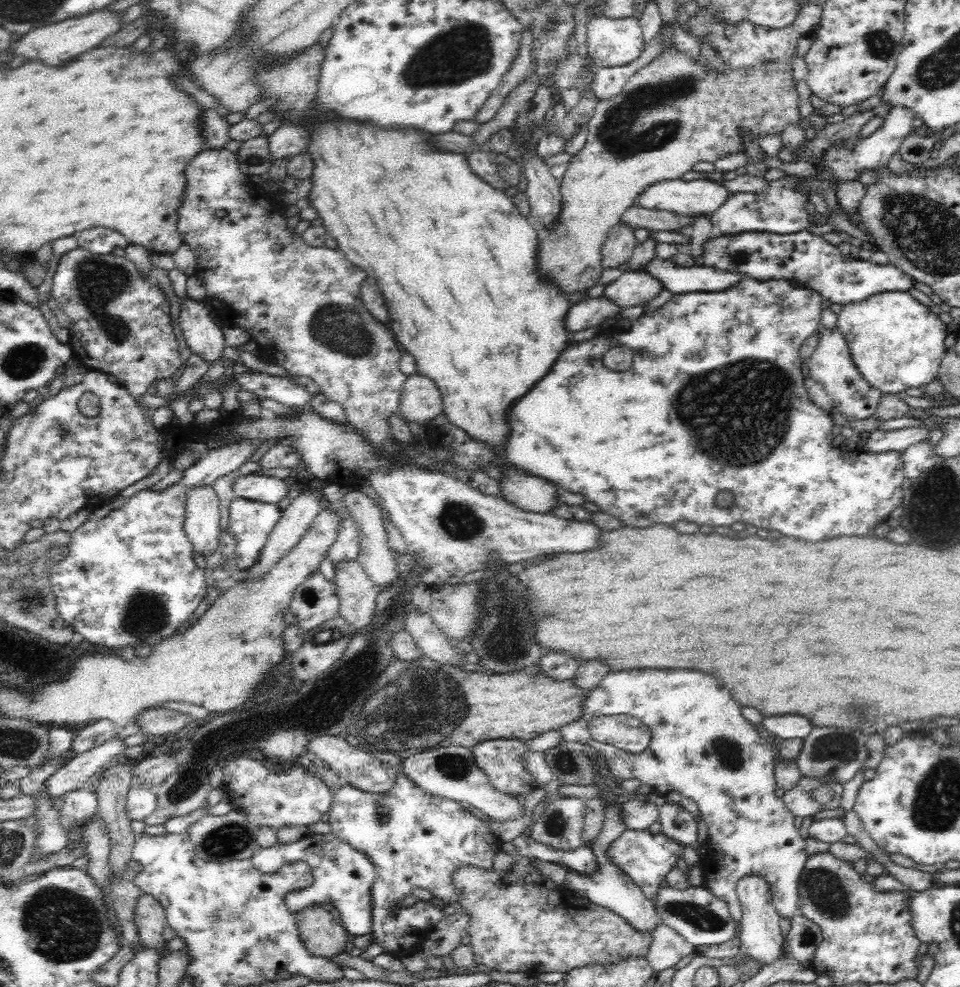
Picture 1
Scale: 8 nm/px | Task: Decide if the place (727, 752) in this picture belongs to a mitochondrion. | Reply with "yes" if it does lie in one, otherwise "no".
yes

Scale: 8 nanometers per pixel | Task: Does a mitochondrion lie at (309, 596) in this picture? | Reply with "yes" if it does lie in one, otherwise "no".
yes

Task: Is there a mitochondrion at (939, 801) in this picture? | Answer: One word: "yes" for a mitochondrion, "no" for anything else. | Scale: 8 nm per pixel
yes

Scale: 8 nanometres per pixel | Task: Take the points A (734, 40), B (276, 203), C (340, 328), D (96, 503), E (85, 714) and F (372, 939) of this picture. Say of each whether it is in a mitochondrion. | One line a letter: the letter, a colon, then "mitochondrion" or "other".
A: mitochondrion
B: other
C: mitochondrion
D: other
E: other
F: other

